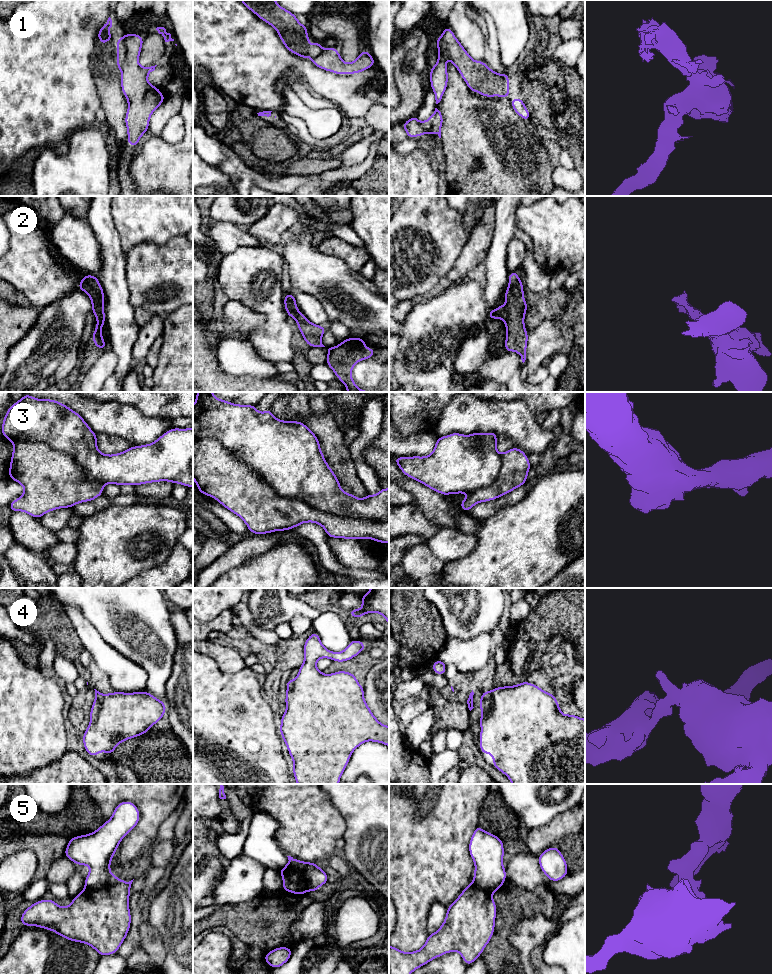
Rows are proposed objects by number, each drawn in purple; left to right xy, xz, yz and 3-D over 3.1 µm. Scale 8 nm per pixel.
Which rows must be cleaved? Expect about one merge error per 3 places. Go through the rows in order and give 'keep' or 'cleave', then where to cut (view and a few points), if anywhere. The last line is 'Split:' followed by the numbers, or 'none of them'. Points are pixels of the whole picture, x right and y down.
1: cleave | xy (124, 36), (125, 62), (121, 68)
2: cleave | yz (504, 307), (507, 315), (505, 321)
3: cleave | xz (193, 439), (216, 438), (277, 492), (317, 510), (388, 521)
4: cleave | xy (103, 695), (98, 717), (90, 723)
5: cleave | xz (282, 875), (285, 873), (296, 873), (310, 889)
Split: 1, 2, 3, 4, 5

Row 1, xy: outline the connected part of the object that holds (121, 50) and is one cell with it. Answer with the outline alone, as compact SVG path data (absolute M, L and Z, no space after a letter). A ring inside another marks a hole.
M124 36L117 39L117 69L121 70L126 60Z

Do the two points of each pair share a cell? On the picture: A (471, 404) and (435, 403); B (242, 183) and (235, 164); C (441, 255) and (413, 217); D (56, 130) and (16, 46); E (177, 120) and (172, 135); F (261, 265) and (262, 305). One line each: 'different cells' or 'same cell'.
A: different cells
B: same cell
C: same cell
D: same cell
E: same cell
F: same cell

